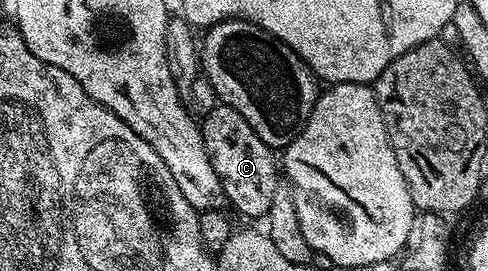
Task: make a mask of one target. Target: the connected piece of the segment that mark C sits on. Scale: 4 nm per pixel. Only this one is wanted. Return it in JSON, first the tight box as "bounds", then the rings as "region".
{"bounds":[201,102,281,221],"region":[[[216,102],[215,107],[202,116],[201,130],[205,153],[209,153],[213,173],[217,173],[221,181],[224,200],[228,204],[231,202],[232,209],[240,211],[247,221],[262,220],[269,213],[273,193],[281,182],[276,152],[265,141],[261,141],[257,133],[253,133],[253,125],[249,125],[249,121],[245,121],[237,109],[221,102]]]}

